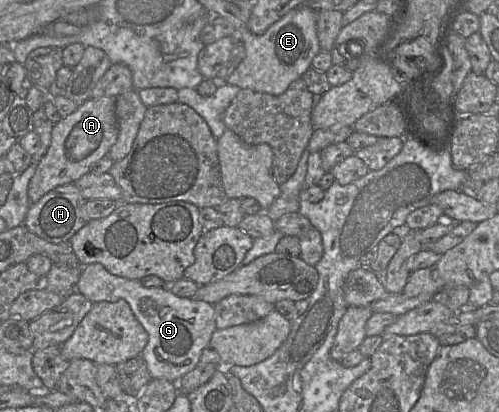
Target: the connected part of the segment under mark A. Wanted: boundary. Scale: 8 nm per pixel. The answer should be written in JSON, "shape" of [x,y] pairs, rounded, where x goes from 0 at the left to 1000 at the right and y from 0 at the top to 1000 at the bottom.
{"shape":[[[212,233],[182,238],[108,301],[102,347],[92,371],[74,388],[68,425],[56,449],[62,495],[112,454],[148,444],[172,420],[182,420],[182,403],[216,376],[236,330],[230,240]]]}

